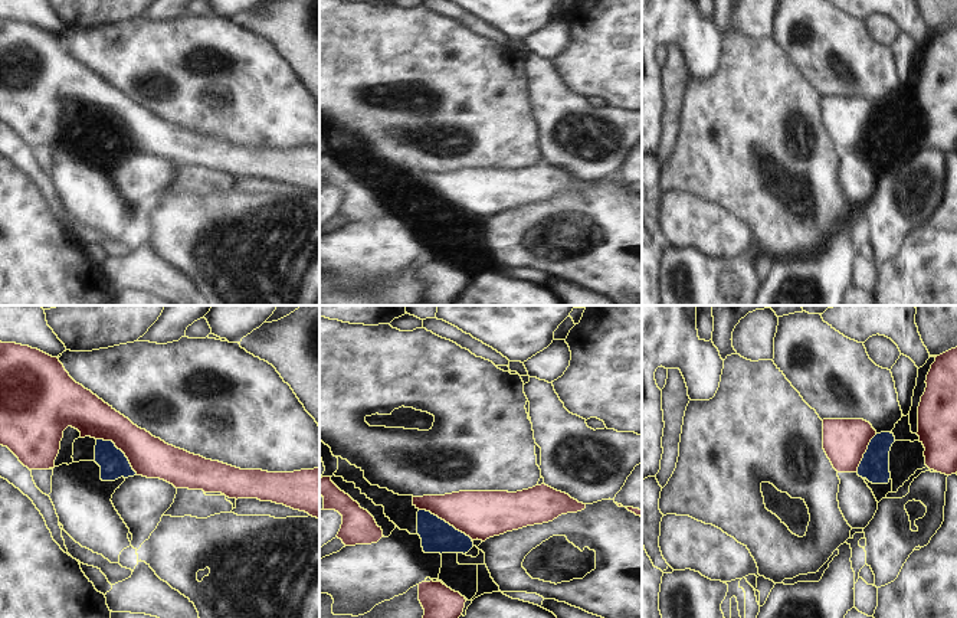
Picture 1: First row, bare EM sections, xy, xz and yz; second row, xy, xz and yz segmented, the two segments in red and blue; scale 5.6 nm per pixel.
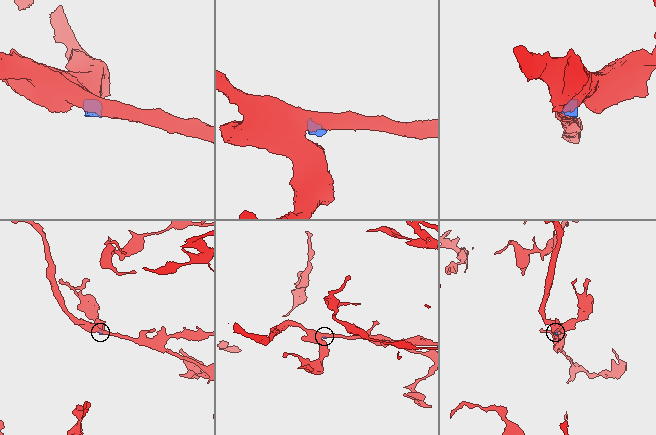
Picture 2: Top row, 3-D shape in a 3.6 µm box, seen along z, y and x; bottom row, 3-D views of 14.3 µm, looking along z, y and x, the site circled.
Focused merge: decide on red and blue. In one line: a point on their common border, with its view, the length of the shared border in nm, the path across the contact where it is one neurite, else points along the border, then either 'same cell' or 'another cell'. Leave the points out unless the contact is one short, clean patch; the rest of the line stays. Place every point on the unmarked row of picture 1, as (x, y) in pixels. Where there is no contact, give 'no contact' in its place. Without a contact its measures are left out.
contact xz (446, 199); length 340 nm; way xz (479, 192), (468, 192), (446, 199), (438, 213); same cell

